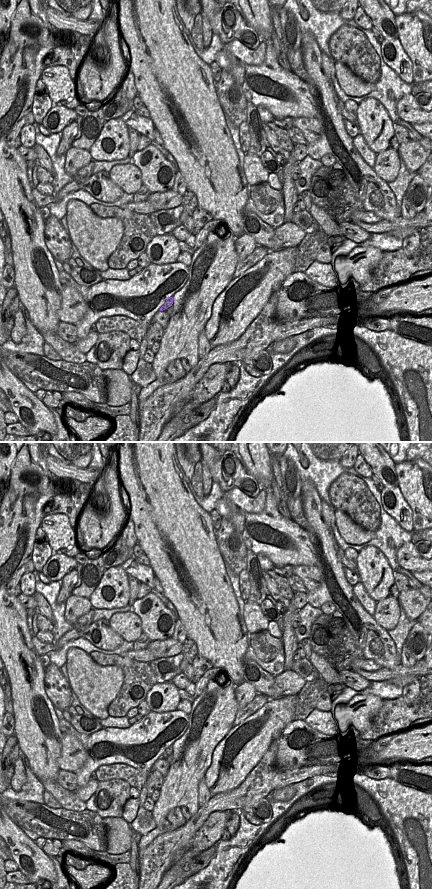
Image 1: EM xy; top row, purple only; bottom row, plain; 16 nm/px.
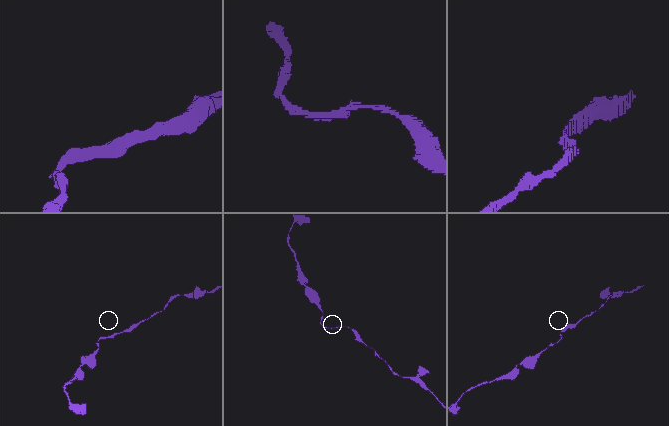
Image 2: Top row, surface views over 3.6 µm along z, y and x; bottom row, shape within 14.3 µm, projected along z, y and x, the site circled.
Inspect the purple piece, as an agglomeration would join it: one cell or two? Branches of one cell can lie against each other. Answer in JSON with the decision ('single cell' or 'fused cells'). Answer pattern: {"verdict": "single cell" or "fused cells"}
{"verdict": "single cell"}

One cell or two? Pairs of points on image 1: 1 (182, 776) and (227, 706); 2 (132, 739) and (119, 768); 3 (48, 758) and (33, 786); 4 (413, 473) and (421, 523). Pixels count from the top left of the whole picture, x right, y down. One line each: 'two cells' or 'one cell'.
1: one cell
2: two cells
3: two cells
4: one cell

